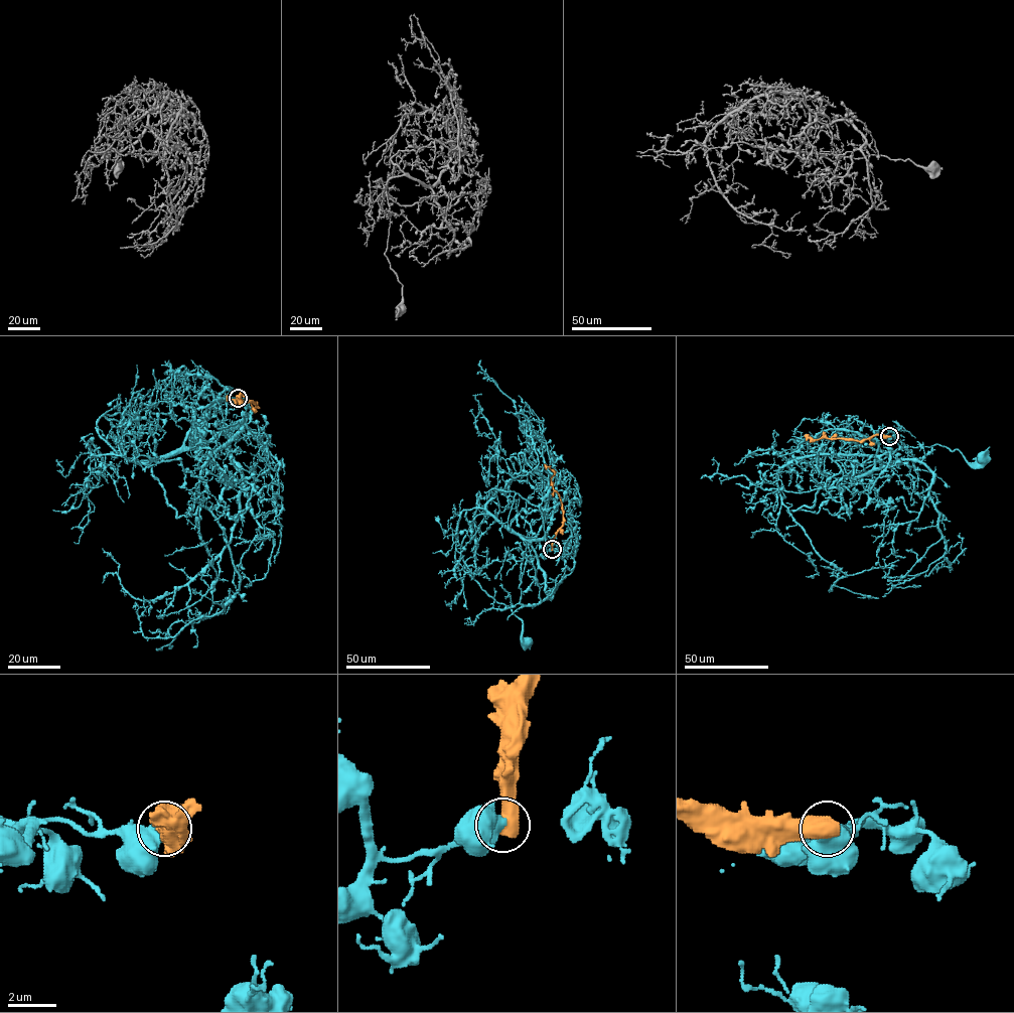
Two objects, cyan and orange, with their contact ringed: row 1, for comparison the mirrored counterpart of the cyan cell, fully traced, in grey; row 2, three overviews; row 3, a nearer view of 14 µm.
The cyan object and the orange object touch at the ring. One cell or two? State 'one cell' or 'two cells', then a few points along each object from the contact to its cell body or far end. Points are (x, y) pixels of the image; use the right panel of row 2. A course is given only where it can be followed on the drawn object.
two cells; cyan runs (890, 436), (878, 441), (875, 466), (854, 476), (908, 446), (938, 444), (958, 449), (968, 462), (984, 460); orange runs (890, 436), (873, 435), (854, 440), (812, 440), (805, 435)

